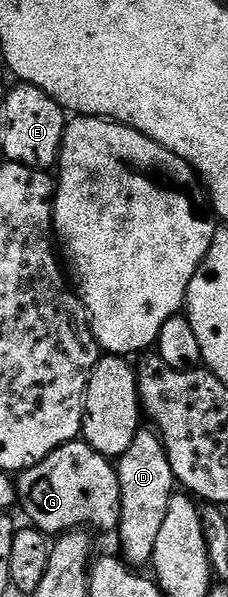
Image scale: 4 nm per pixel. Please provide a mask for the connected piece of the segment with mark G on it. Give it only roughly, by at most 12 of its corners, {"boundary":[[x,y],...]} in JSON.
{"boundary":[[61,445],[17,475],[30,526],[58,537],[114,532],[108,458]]}

